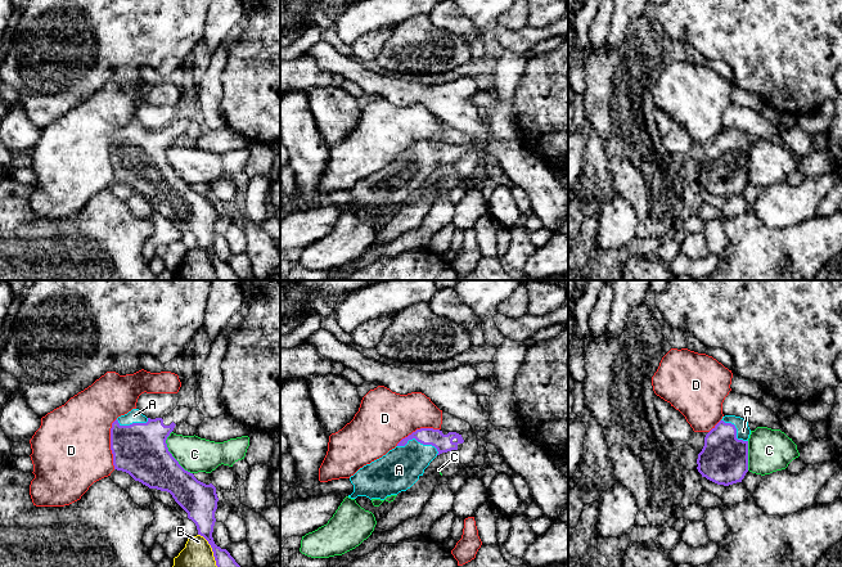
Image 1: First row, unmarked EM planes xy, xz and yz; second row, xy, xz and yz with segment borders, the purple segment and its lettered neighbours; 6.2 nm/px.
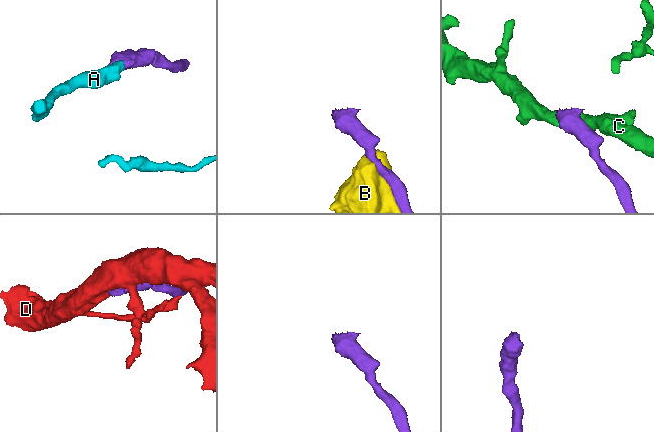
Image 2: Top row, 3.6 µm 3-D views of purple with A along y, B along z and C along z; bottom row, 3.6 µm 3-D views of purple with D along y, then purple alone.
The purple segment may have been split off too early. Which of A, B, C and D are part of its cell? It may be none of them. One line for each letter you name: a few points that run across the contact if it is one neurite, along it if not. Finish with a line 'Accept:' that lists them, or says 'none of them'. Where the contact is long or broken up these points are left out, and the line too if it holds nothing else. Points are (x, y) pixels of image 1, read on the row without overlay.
A: line xz (442, 154), (419, 153), (419, 160), (399, 181)
Accept: A

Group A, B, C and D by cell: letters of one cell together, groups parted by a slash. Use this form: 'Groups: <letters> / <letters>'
Groups: A / B / C / D

